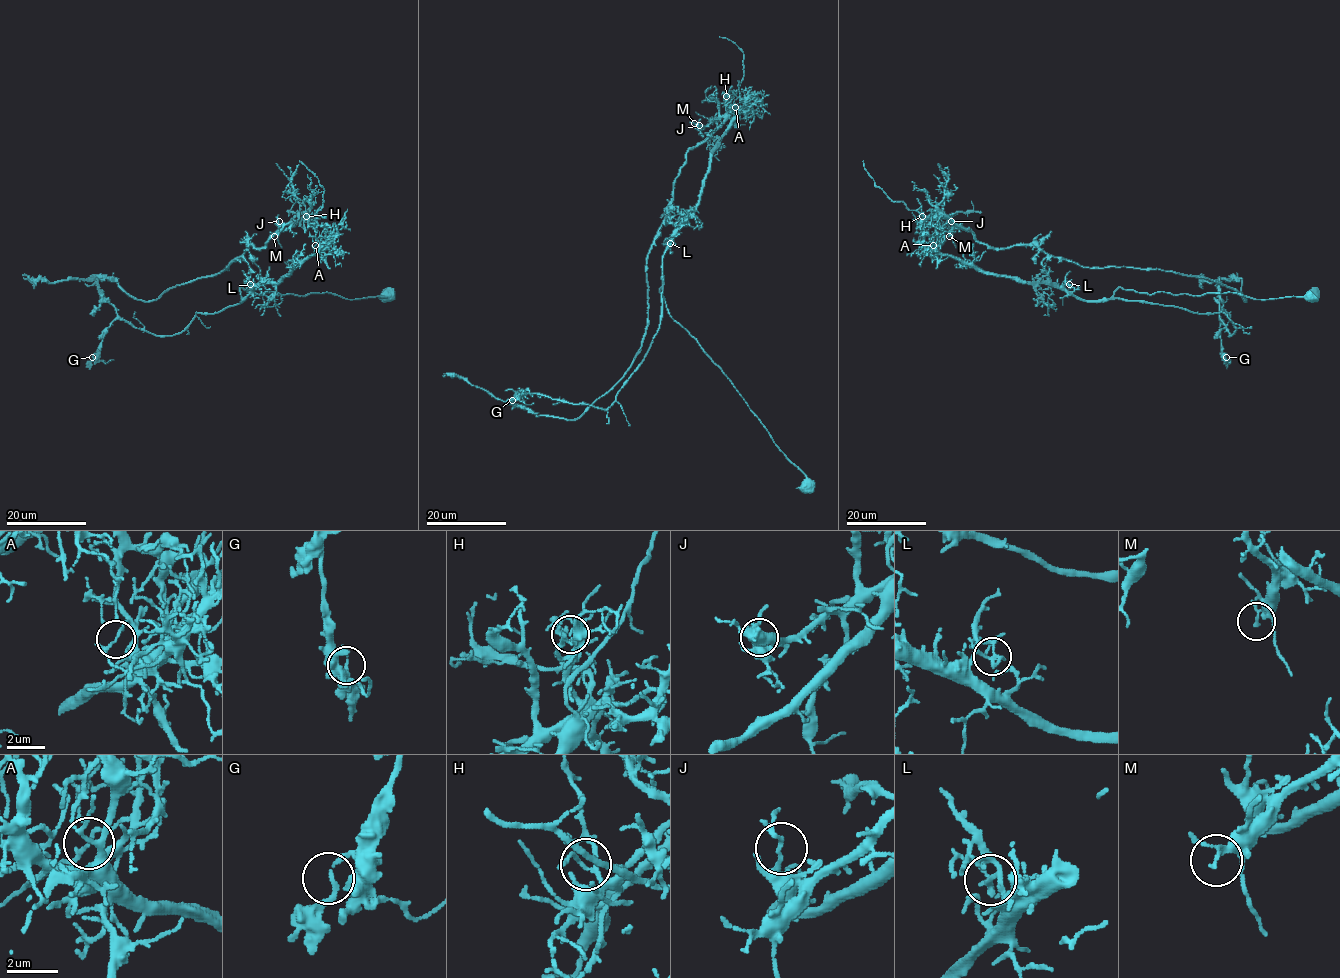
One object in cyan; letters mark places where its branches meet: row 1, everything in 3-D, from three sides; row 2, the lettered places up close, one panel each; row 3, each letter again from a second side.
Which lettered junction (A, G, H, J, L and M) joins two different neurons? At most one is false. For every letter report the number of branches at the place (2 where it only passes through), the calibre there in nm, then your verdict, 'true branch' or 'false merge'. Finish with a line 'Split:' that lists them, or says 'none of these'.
A: branches 3; calibre 100 nm; false merge
G: branches 2; calibre 160 nm; true branch
H: branches 3; calibre 120 nm; true branch
J: branches 2; calibre 140 nm; true branch
L: branches 4; calibre 150 nm; true branch
M: branches 2; calibre 120 nm; true branch
Split: A

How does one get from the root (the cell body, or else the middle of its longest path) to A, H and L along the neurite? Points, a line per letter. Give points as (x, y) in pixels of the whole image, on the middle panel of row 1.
A: (809, 485), (731, 381), (672, 317), (660, 292), (663, 255), (698, 202), (709, 153), (739, 114), (735, 108)
H: (809, 485), (660, 292), (675, 178), (686, 153), (723, 121), (726, 96)
L: (809, 485), (809, 479), (774, 442), (731, 381), (670, 314), (660, 292), (663, 255), (670, 243)

